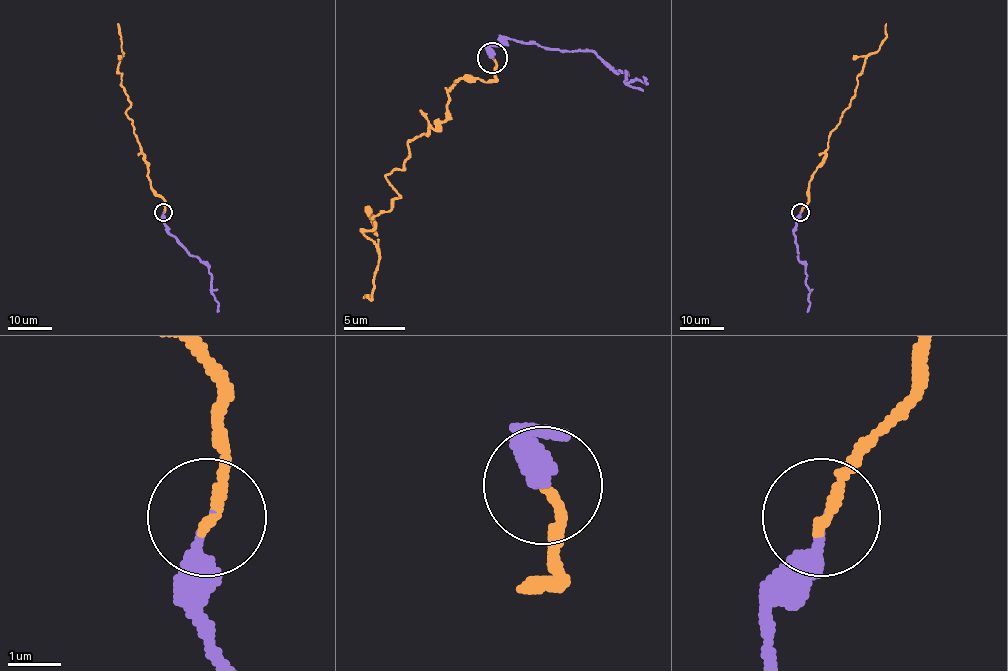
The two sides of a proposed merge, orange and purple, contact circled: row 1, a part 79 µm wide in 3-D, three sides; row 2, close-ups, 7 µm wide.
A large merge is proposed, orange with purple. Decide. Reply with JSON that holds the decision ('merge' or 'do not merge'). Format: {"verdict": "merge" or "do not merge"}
{"verdict": "merge"}

